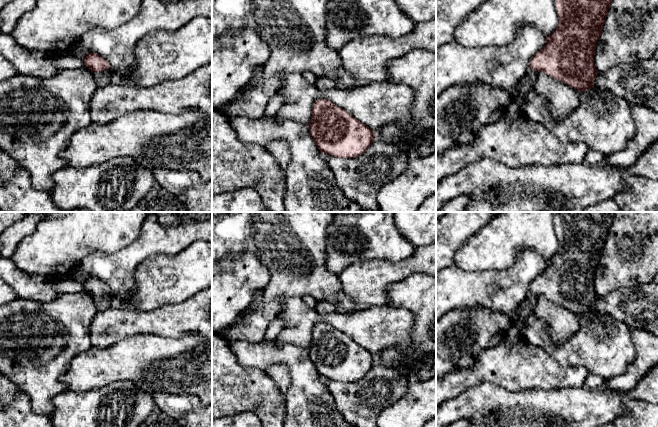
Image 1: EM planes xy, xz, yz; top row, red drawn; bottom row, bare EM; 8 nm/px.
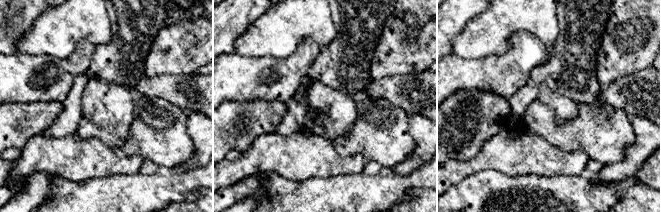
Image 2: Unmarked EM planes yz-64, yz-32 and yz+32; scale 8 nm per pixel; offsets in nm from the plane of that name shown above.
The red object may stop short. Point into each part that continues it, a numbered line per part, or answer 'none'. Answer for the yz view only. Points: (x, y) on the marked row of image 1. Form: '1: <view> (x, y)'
1: yz (525, 84)

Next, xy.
1: xy (103, 78)

